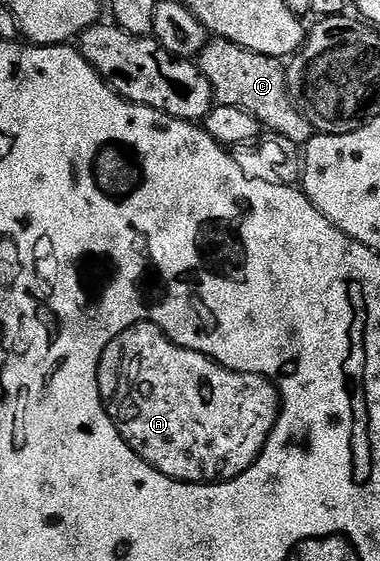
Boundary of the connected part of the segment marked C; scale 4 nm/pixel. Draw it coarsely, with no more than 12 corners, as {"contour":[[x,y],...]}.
{"contour":[[211,39],[197,64],[218,104],[300,147],[316,136],[280,58]]}

